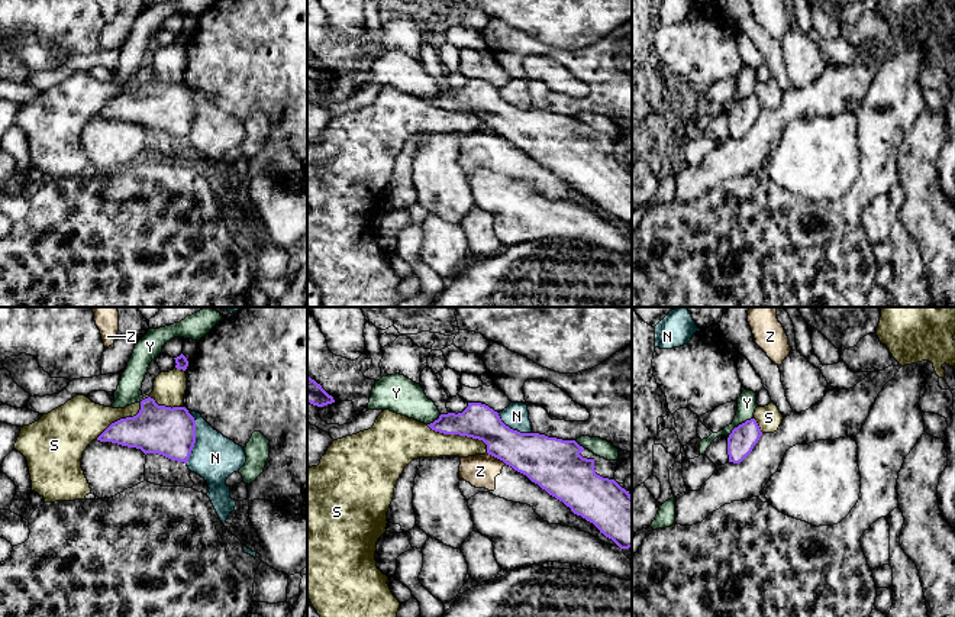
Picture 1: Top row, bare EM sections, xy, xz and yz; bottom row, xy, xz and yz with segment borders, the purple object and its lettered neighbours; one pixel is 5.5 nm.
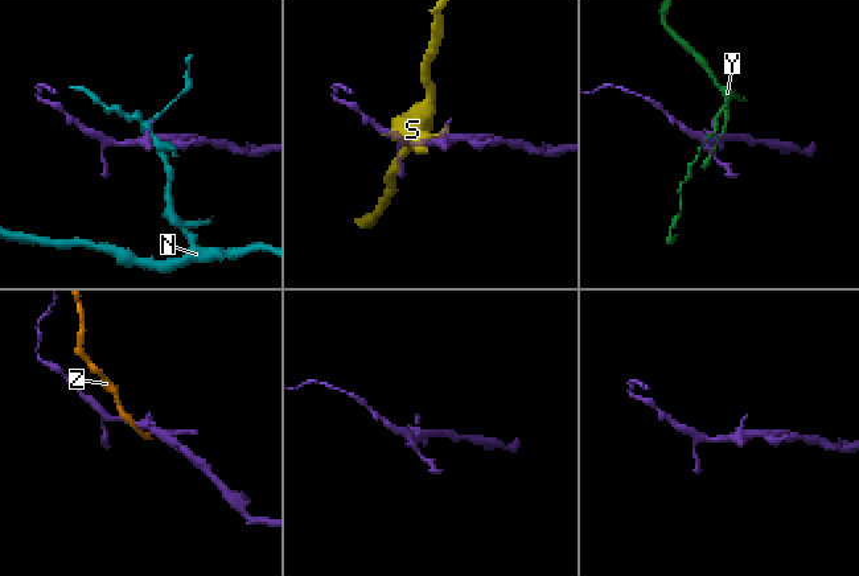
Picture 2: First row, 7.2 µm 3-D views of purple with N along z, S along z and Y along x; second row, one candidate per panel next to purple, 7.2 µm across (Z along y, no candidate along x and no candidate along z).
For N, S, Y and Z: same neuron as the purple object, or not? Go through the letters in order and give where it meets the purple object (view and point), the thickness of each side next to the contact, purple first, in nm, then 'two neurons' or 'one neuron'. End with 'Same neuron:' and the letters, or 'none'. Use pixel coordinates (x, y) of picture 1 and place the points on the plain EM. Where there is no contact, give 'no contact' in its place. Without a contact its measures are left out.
N: meets purple in xy at (194, 112); 280 nm thick on the purple side, 260 nm on the other; two neurons
S: meets purple in xz at (460, 110); 190 nm thick on the purple side, 200 nm on the other; two neurons
Y: meets purple in yz at (739, 100); 150 nm thick on the purple side, 110 nm on the other; two neurons
Z: meets purple in xz at (497, 133); 260 nm thick on the purple side, 180 nm on the other; two neurons
Same neuron: none

